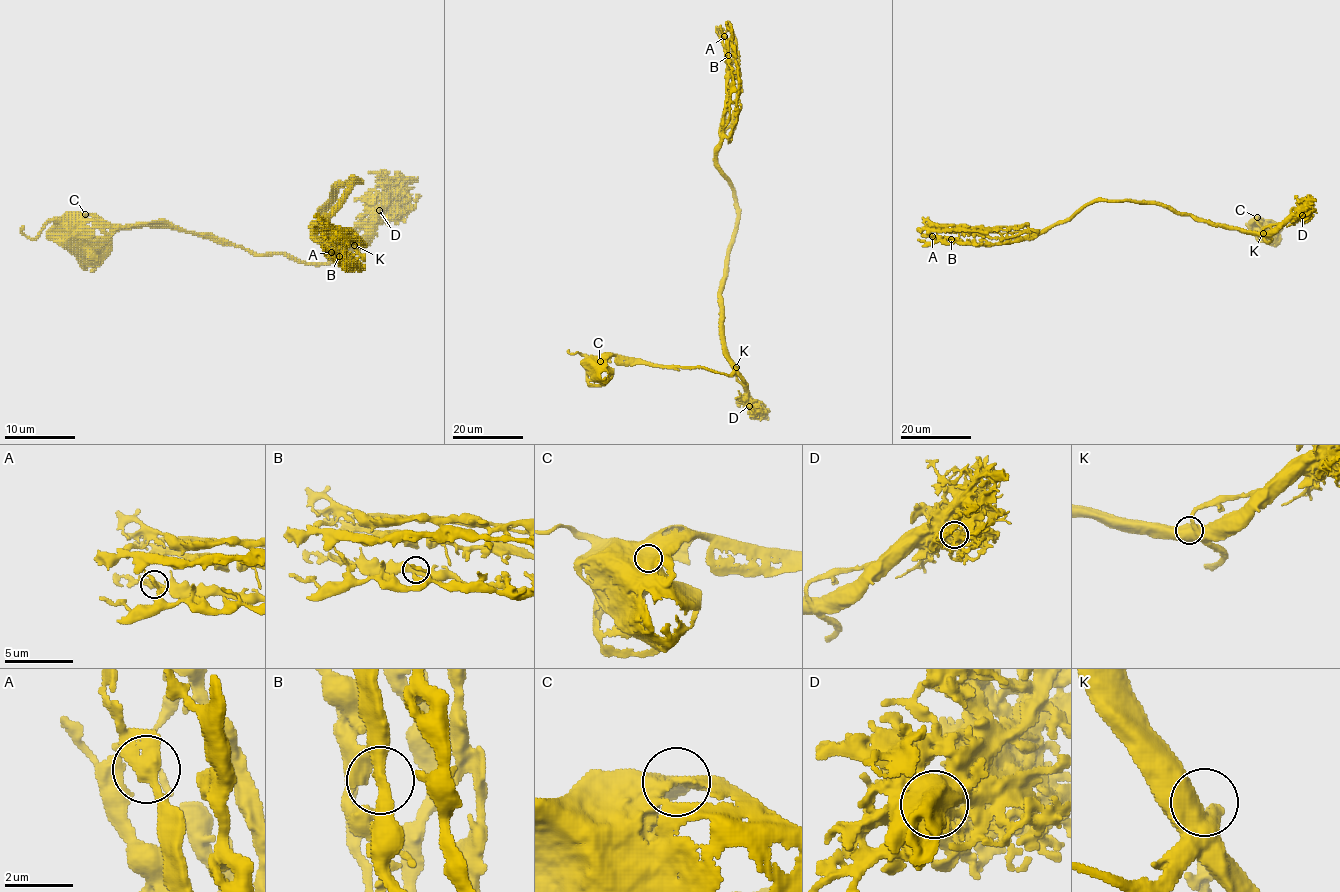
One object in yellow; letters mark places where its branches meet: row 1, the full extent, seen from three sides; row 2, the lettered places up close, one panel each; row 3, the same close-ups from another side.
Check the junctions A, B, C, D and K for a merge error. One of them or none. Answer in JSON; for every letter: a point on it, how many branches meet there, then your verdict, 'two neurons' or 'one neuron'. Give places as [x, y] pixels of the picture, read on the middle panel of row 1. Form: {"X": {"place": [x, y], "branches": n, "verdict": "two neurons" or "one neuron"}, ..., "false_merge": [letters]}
{"A": {"place": [724, 36], "branches": 2, "verdict": "one neuron"}, "B": {"place": [728, 55], "branches": 2, "verdict": "one neuron"}, "C": {"place": [600, 361], "branches": 2, "verdict": "one neuron"}, "D": {"place": [749, 406], "branches": 2, "verdict": "one neuron"}, "K": {"place": [736, 367], "branches": 2, "verdict": "one neuron"}, "false_merge": []}

